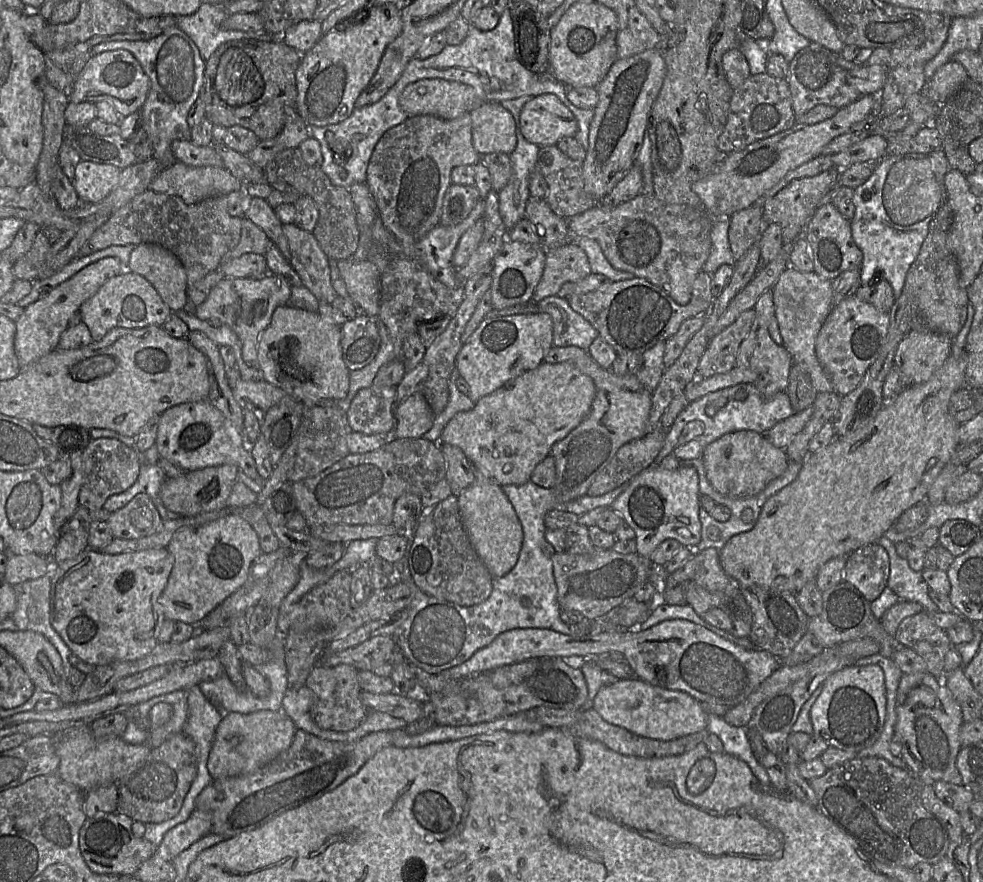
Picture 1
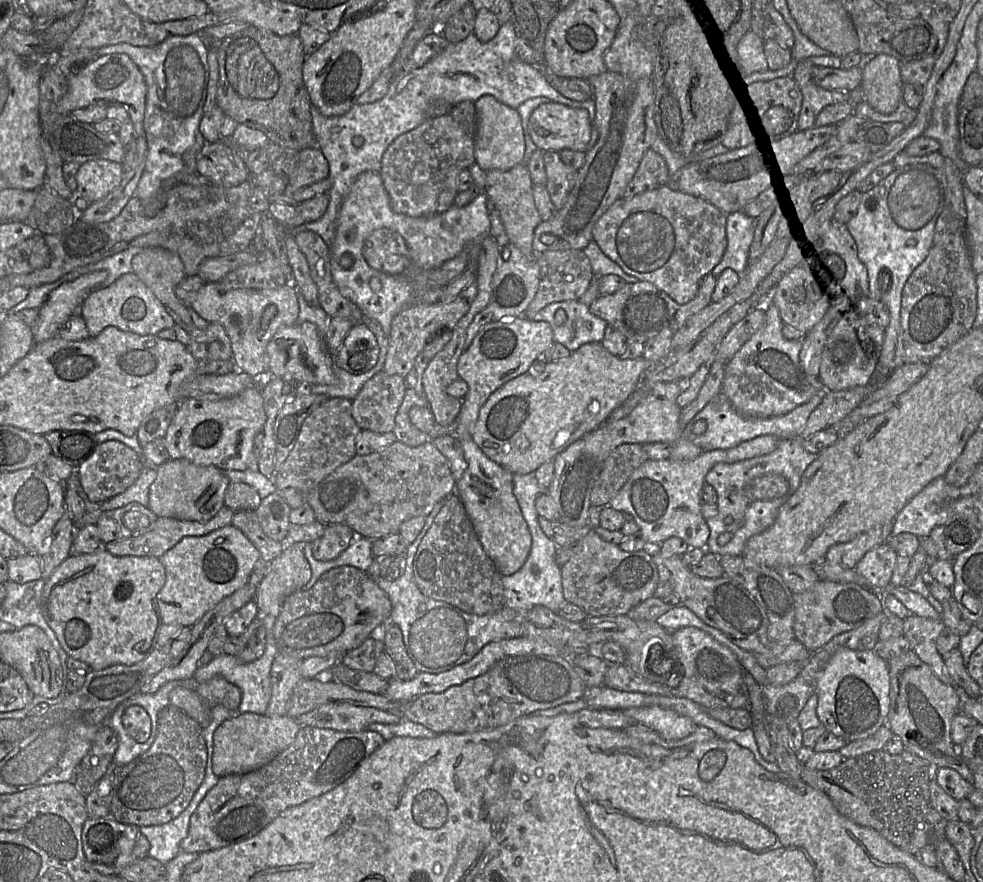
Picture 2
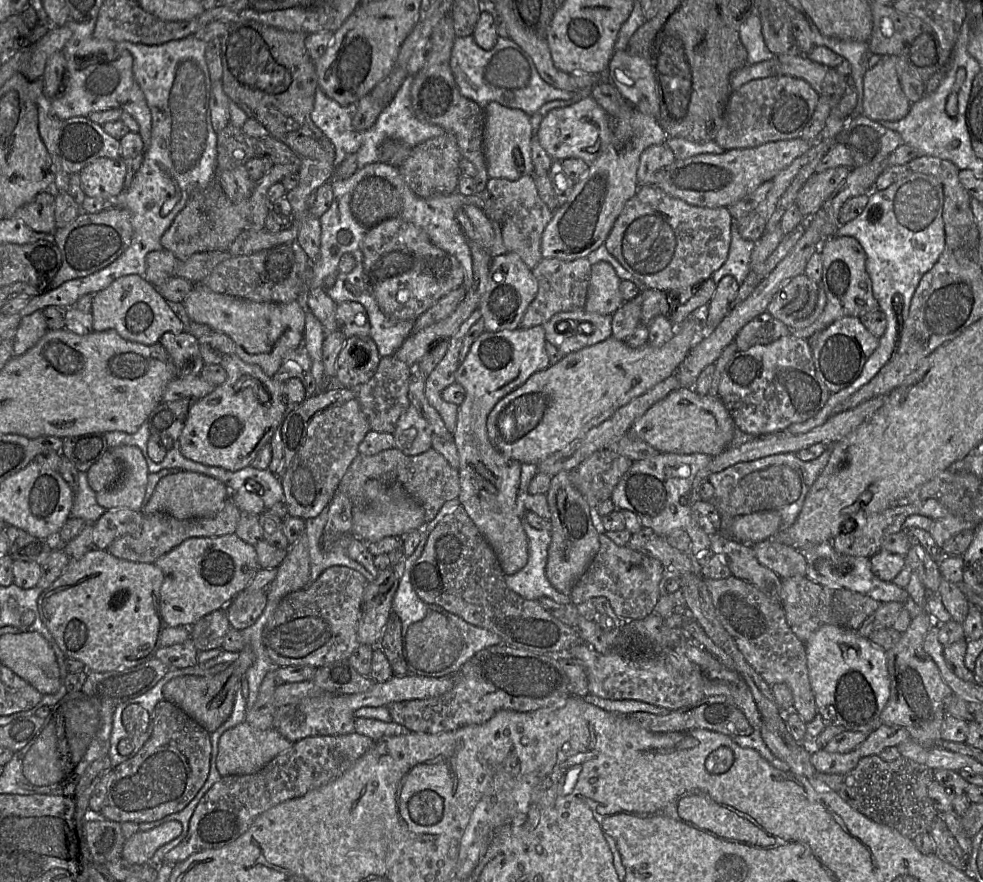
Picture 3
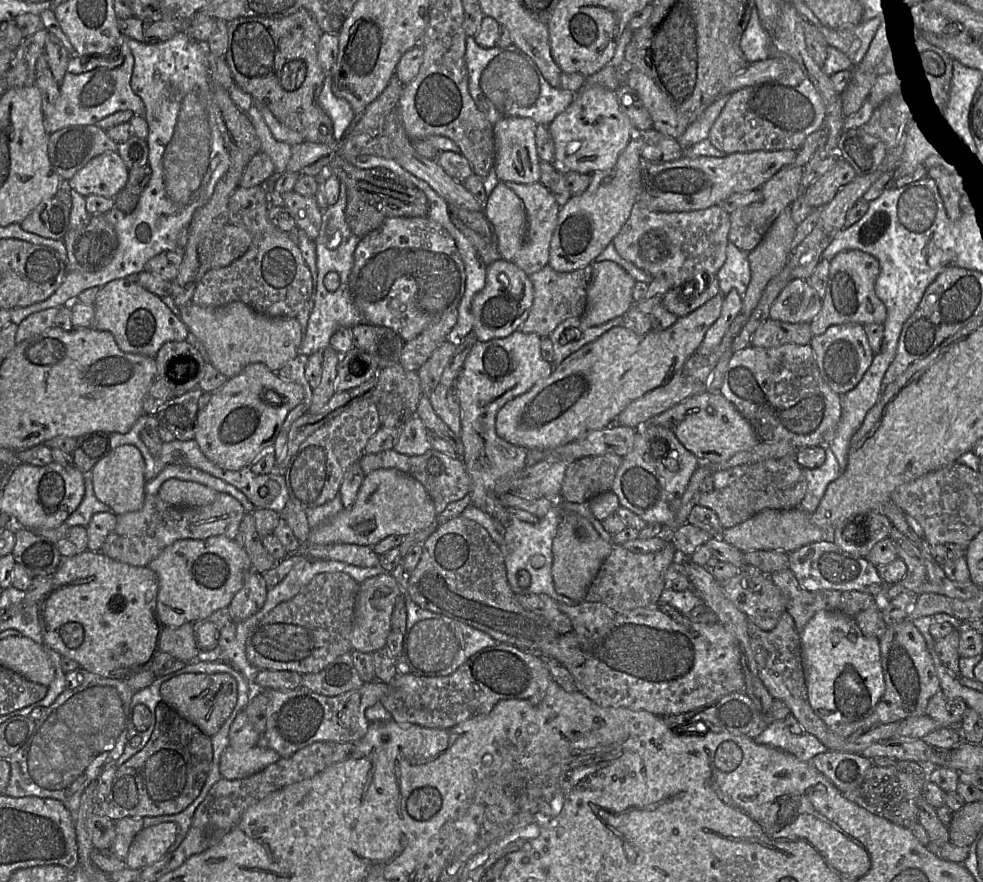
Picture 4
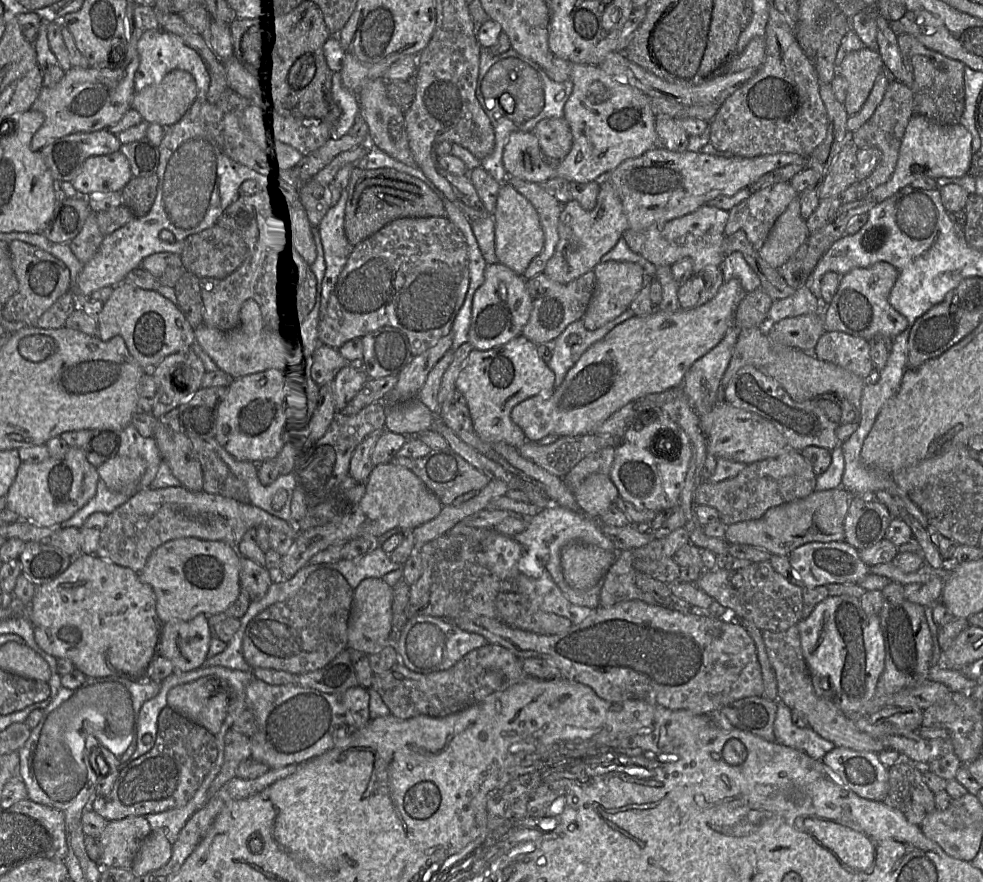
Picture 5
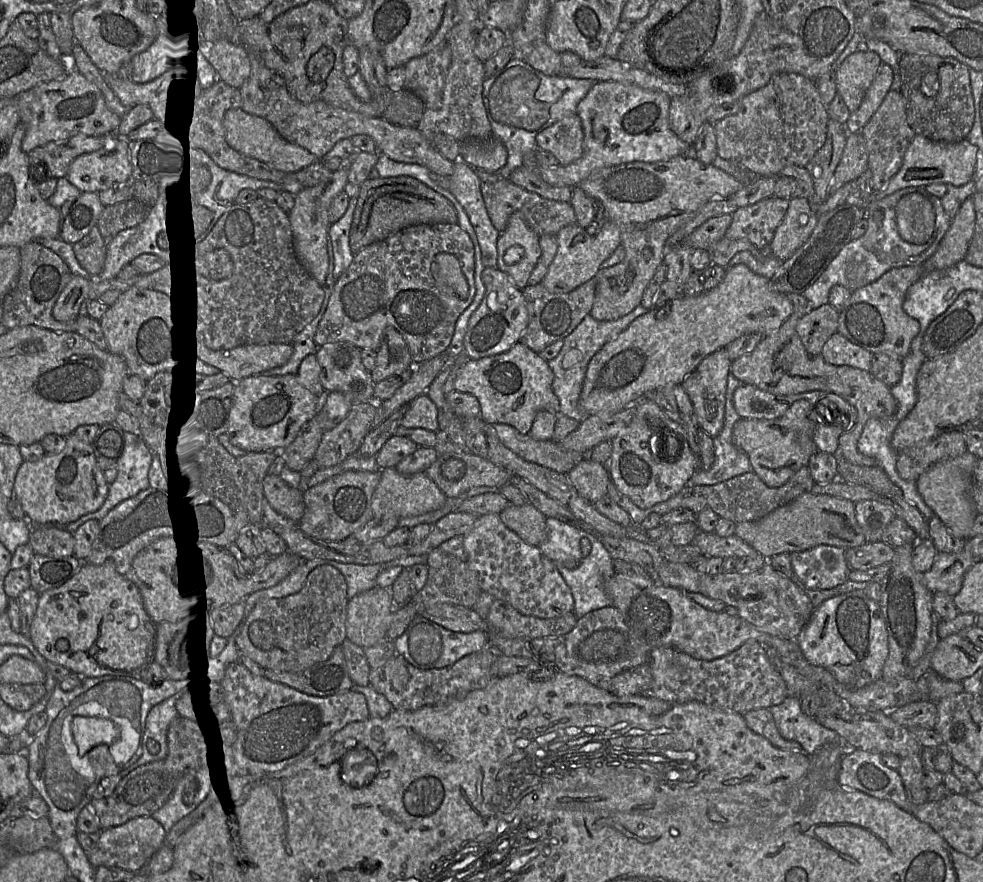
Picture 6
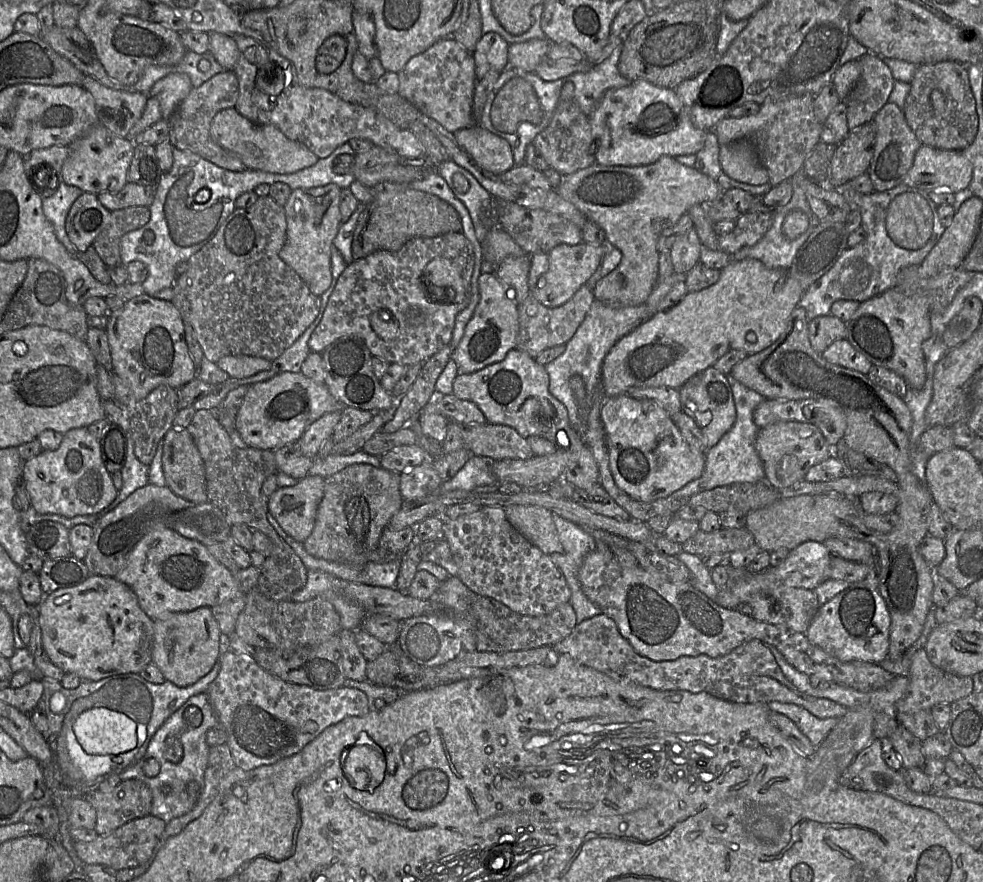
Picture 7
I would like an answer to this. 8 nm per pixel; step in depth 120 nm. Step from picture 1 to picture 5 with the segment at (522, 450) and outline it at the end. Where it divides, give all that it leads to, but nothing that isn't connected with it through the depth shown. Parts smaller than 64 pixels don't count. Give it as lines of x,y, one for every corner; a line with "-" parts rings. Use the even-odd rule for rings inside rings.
732,278
729,281
724,281
714,298
706,302
702,306
692,309
679,309
674,312
662,311
656,308
647,316
634,316
621,324
614,327
603,339
591,345
575,363
575,365
567,372
563,382
555,387
555,389
547,395
536,395
530,397
517,404
511,411
511,419
524,432
526,439
531,442
538,442
548,435
565,436
580,436
584,434
594,433
594,431
615,412
624,407
626,404
637,398
653,393
661,393
666,390
680,387
683,383
684,376
691,365
713,349
726,335
728,329
734,325
734,313
745,297
746,292
743,290
741,282
738,278

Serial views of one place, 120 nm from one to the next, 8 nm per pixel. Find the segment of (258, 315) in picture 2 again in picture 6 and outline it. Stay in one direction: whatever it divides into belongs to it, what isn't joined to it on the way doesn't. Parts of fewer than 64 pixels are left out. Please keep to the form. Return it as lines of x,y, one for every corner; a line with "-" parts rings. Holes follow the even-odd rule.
201,341
194,346
208,364
218,368
232,381
260,375
284,365
290,359
292,344
250,344
229,350
212,350

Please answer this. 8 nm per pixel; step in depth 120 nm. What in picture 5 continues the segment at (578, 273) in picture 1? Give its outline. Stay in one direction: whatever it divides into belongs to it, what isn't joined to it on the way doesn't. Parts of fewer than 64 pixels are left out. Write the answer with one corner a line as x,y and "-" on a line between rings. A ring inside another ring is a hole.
592,270
567,284
555,282
545,273
529,279
527,287
532,299
532,311
522,335
537,346
555,340
569,324
583,318
592,298
594,286
595,274

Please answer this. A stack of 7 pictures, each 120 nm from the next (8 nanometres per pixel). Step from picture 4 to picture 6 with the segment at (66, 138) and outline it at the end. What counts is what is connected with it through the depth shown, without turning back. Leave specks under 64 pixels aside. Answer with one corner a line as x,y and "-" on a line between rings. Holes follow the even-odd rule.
76,135
65,140
56,140
30,151
27,156
30,164
30,175
32,168
43,166
45,177
66,177
70,164
80,155
97,151
110,142
115,136
85,136

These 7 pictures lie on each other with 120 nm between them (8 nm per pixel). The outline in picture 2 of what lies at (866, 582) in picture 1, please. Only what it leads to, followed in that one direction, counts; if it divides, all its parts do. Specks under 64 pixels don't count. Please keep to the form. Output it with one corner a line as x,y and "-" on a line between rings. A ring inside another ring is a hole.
884,543
868,551
855,569
866,580
870,589
883,590
891,584
897,557
895,549

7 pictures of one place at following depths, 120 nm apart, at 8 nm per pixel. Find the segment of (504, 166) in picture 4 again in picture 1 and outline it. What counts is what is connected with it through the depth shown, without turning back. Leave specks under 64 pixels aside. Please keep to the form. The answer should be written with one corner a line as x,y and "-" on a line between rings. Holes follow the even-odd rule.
485,101
470,117
473,146
480,156
495,152
510,155
515,150
515,120
500,102

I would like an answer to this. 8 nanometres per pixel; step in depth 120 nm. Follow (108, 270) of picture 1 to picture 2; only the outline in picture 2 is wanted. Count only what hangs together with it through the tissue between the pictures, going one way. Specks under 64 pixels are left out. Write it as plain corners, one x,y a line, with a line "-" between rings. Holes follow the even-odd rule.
95,271
65,282
53,290
48,300
39,308
38,318
32,326
35,344
57,336
74,309
81,306
88,294
96,290
106,278
106,271

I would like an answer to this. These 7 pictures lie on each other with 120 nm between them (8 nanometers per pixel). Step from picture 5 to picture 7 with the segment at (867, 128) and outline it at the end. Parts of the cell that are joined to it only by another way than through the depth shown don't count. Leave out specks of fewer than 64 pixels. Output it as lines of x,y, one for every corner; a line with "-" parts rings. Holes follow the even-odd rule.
887,102
872,120
875,130
875,147
868,174
875,191
883,192
902,184
902,179
913,165
914,157
922,143
906,122
903,109

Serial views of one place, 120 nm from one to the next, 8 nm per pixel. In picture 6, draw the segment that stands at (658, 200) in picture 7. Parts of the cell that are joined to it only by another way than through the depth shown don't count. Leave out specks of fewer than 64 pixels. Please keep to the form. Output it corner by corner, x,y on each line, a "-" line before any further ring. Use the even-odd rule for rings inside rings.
678,155
652,163
635,161
594,171
578,185
599,200
606,219
620,230
626,256
614,266
600,268
590,315
598,321
616,320
640,305
643,293
663,263
667,240
707,202
728,198
745,185
714,164

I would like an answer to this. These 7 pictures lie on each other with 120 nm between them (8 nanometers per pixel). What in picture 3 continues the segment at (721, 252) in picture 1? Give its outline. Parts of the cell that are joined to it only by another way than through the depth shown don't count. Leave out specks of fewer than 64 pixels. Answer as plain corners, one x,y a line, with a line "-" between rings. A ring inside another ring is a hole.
733,221
728,256
724,264
711,275
713,281
718,284
724,276
730,275
741,285
750,272
751,253
754,245
755,242
746,240
740,235

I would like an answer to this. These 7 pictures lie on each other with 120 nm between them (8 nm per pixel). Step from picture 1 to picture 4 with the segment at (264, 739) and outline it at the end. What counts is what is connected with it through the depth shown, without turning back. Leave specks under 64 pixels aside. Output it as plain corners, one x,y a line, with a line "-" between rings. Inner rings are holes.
256,745
245,751
227,746
220,758
220,773
228,780
250,777
277,762
280,755
267,747

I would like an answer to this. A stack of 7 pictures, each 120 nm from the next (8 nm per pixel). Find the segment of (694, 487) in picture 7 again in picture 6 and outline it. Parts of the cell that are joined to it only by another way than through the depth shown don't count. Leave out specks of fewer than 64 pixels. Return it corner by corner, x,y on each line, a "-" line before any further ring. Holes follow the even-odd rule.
732,373
727,377
724,426
713,438
714,462
709,470
699,469
690,478
688,485
714,485
733,477
753,471
748,455
738,449
732,440
733,426
741,418
737,413
733,395
744,384

